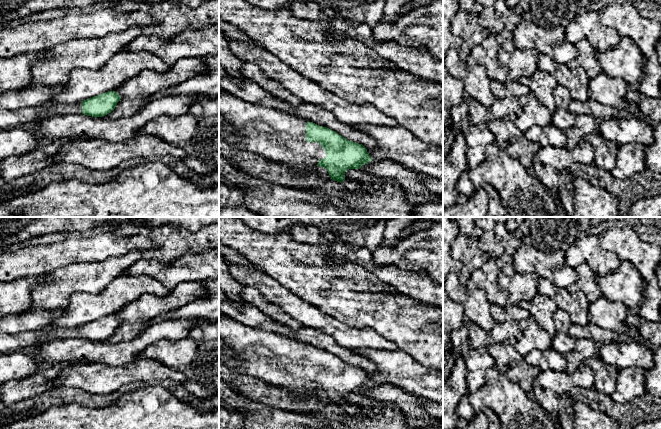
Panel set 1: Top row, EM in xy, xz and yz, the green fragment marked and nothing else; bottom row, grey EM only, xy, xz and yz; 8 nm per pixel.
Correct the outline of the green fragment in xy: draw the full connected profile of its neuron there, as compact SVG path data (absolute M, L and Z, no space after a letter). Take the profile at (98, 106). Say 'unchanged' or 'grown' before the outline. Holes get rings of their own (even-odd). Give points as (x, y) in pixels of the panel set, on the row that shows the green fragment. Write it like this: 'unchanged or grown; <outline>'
grown; M108 91L82 102L56 102L15 110L0 109L0 129L11 129L24 124L36 123L53 116L84 114L103 117L115 109L120 99L116 91Z

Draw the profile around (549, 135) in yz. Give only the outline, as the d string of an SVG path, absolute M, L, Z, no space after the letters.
M553 124L533 126L525 133L525 135L540 147L566 147L567 144L566 132L555 127Z

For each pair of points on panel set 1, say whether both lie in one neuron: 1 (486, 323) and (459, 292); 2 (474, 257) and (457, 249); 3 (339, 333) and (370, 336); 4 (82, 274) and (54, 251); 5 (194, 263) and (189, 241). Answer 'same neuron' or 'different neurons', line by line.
1: same neuron
2: same neuron
3: same neuron
4: different neurons
5: different neurons

